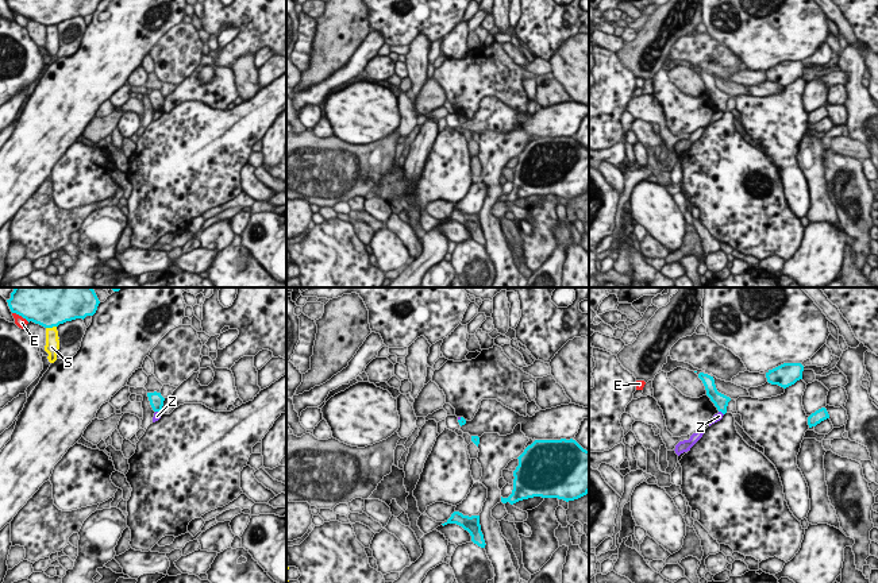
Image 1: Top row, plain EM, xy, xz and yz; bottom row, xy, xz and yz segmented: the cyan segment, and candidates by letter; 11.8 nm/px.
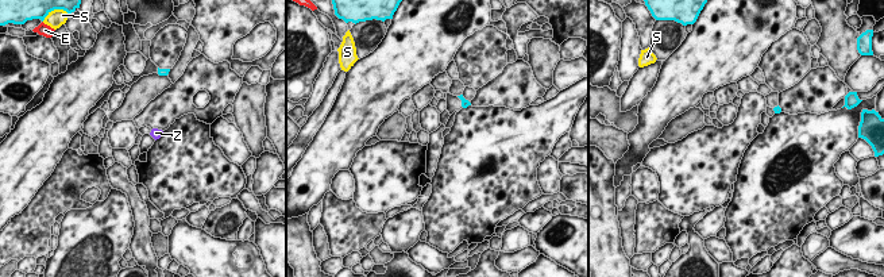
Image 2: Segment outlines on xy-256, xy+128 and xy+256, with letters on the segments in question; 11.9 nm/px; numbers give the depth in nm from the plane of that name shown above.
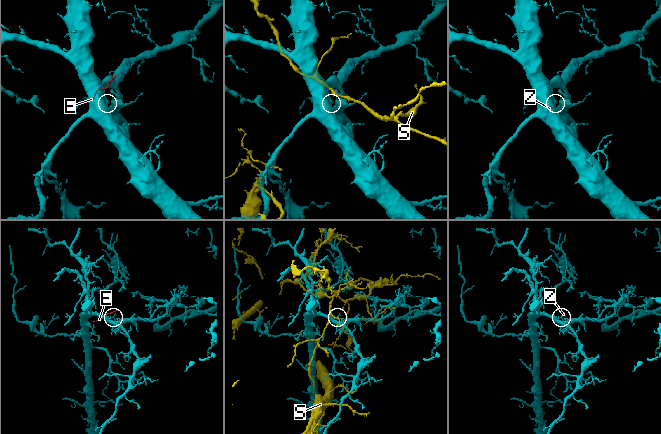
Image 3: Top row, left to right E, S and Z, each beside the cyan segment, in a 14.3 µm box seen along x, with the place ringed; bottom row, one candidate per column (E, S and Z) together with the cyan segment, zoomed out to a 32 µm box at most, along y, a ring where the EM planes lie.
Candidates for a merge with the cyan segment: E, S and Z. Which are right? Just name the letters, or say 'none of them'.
none of them

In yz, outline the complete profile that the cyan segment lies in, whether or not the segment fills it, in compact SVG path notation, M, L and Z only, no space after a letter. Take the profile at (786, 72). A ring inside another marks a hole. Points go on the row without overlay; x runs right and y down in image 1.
M783 61L766 70L767 80L783 86L802 77L804 63L801 61Z

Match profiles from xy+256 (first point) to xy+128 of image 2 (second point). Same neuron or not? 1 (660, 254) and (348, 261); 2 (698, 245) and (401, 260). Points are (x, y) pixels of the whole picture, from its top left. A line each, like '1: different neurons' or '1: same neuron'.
1: same neuron
2: same neuron

